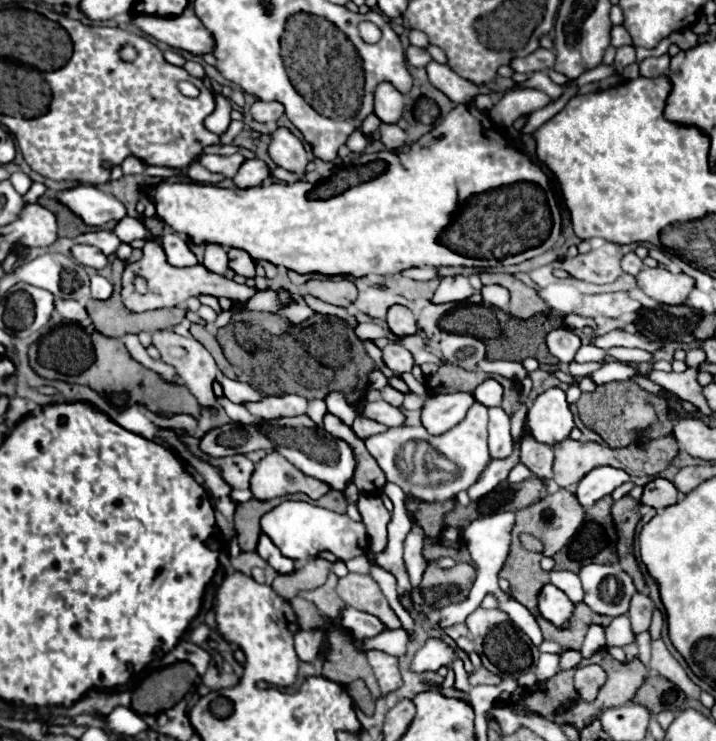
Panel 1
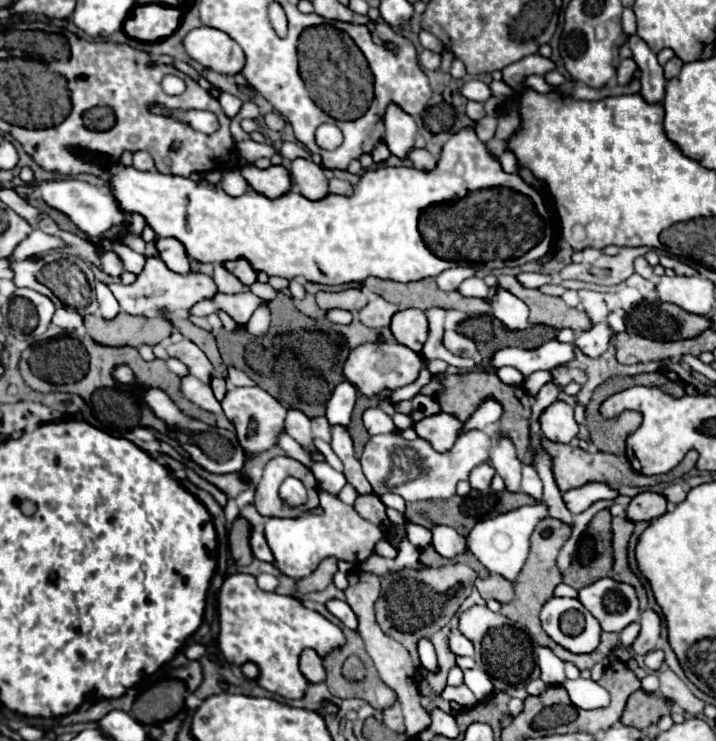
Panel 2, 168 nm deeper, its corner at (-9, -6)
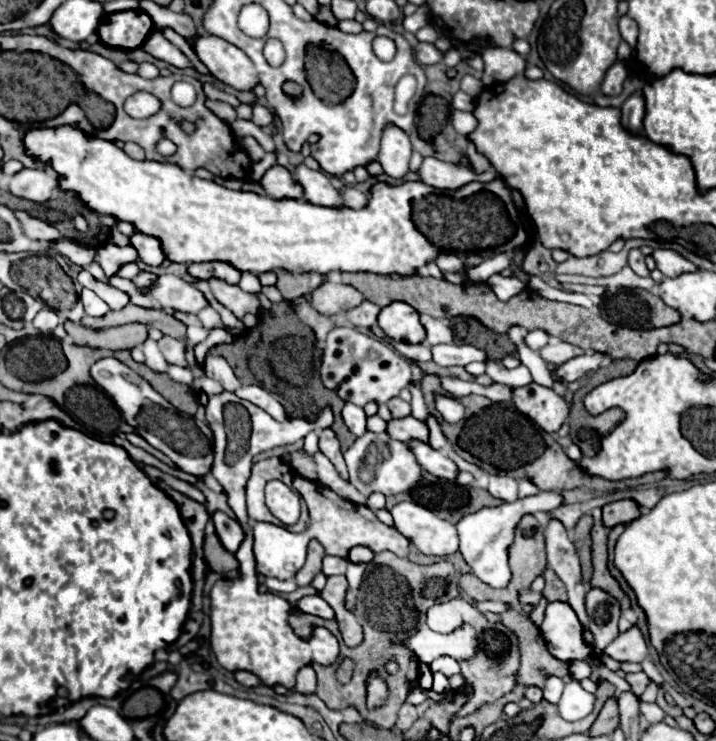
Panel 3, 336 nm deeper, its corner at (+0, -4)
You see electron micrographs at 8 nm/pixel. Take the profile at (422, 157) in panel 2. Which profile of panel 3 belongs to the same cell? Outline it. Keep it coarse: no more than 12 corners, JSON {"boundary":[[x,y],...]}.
{"boundary":[[425,158],[419,176],[439,190],[457,190],[469,182],[488,183],[491,168],[475,174],[461,164]]}

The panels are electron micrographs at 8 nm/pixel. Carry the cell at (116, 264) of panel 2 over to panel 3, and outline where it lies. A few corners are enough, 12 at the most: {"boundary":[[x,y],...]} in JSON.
{"boundary":[[107,244],[97,250],[97,262],[107,276],[123,264],[137,262],[133,246]]}

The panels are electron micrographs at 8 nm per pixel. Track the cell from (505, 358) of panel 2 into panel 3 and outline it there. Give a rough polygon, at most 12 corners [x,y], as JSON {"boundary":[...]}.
{"boundary":[[467,344],[431,346],[439,366],[485,362],[487,354]]}

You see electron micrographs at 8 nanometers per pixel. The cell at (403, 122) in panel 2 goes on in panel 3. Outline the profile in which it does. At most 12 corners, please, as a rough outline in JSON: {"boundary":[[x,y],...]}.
{"boundary":[[397,126],[381,138],[379,164],[391,178],[409,172],[411,142]]}

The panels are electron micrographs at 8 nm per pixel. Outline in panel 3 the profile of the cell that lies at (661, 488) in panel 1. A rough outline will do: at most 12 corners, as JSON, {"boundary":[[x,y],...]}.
{"boundary":[[633,500],[603,506],[603,524],[613,528],[639,518]]}

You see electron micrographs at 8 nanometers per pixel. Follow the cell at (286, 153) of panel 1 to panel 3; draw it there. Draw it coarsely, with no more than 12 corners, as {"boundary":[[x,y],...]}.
{"boundary":[[297,166],[293,176],[303,198],[317,206],[343,206],[325,172]]}

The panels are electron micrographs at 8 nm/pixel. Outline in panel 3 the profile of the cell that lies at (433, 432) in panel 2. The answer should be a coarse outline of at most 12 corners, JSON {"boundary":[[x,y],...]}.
{"boundary":[[413,416],[391,418],[387,434],[393,440],[427,442],[429,430]]}

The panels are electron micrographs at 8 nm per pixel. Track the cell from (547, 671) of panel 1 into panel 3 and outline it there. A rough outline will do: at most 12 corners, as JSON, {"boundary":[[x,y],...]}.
{"boundary":[[577,680],[565,684],[559,712],[581,720],[593,710],[595,696]]}

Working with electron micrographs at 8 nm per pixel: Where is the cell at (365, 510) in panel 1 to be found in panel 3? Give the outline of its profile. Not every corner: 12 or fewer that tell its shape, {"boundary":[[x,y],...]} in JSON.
{"boundary":[[355,546],[347,556],[355,564],[373,560],[373,552],[365,546]]}

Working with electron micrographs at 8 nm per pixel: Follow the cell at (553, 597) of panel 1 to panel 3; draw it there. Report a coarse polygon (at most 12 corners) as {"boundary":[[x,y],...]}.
{"boundary":[[551,602],[541,636],[563,662],[587,660],[581,622],[567,602]]}

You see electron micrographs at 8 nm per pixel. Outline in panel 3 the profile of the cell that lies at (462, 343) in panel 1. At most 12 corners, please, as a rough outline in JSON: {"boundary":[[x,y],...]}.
{"boundary":[[421,316],[425,344],[453,342],[451,328],[437,318]]}

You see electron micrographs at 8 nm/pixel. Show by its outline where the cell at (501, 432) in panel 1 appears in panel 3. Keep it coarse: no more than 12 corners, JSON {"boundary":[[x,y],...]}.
{"boundary":[[491,476],[487,490],[503,502],[517,500],[517,480]]}

